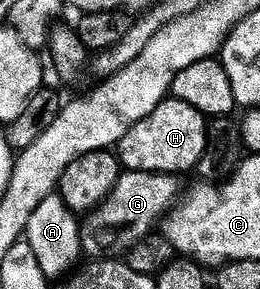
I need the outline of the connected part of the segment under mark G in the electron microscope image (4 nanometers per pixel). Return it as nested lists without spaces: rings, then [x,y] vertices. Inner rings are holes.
[[[135,170],[119,174],[114,191],[102,201],[102,205],[85,215],[81,223],[81,253],[90,260],[114,260],[129,254],[135,246],[149,238],[179,201],[178,182],[179,179],[172,174],[149,174]]]

